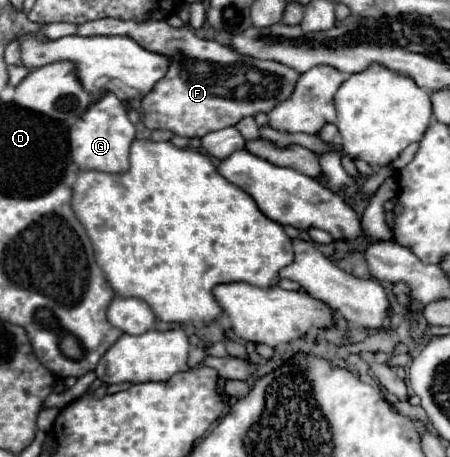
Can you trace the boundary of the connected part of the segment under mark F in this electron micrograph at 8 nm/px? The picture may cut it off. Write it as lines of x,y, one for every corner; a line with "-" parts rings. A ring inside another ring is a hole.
103,17
85,21
77,27
79,37
95,37
95,31
101,31
101,35
107,37
127,35
139,45
145,45
145,49
173,57
169,73
153,87
151,93
141,99
141,117
147,129
165,129
187,139
231,127
241,117
269,113
269,109
293,93
299,79
299,73
287,65
253,59
217,41
199,39
189,27
173,27
167,23
167,19
125,21

